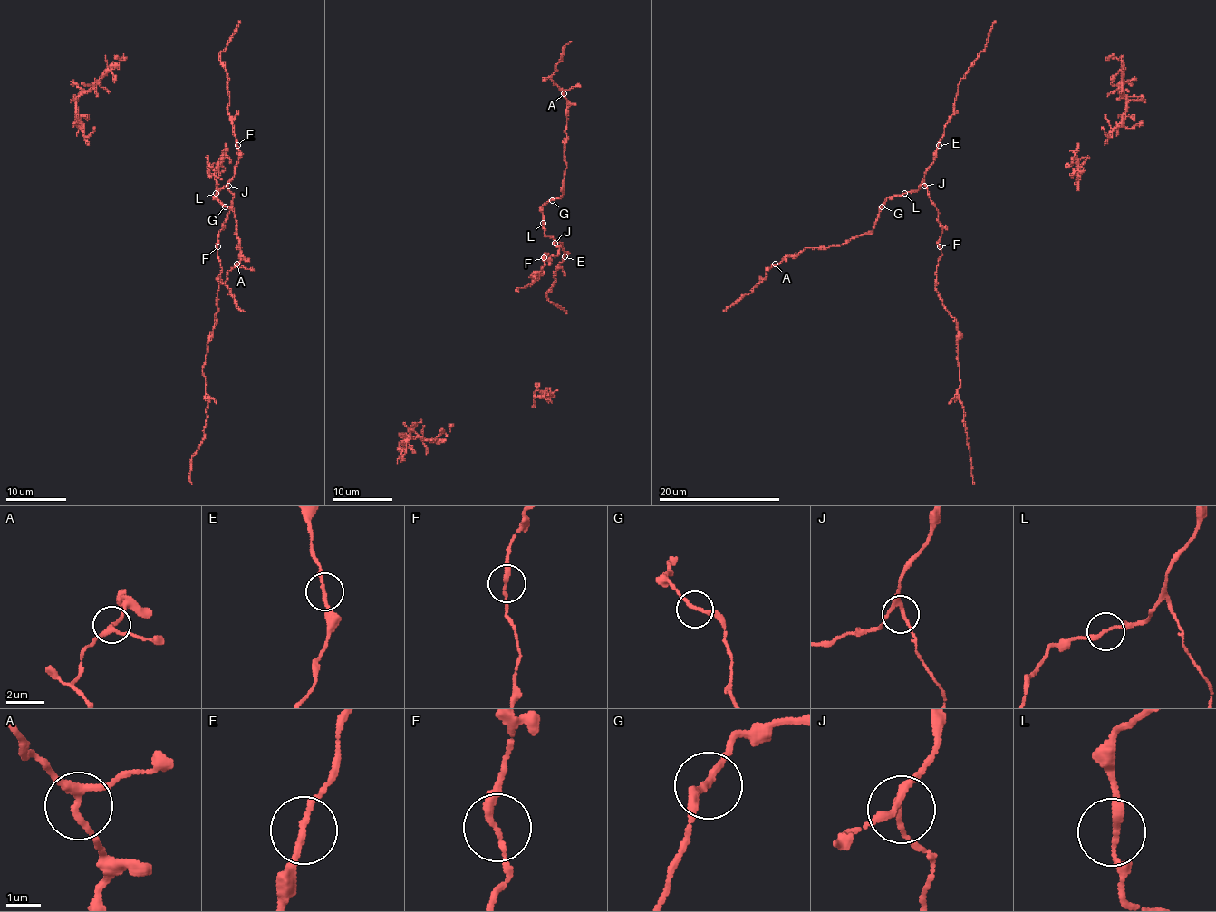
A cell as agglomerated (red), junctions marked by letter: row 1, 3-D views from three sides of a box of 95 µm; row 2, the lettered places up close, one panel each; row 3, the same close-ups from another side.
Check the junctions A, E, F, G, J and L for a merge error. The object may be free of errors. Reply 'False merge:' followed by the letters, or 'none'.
False merge: none

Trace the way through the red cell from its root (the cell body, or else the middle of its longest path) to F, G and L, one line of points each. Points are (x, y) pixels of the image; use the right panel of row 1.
F: (941, 138), (937, 157), (924, 175), (927, 195), (938, 211), (941, 228), (940, 246)
G: (941, 138), (937, 157), (918, 188), (890, 196), (882, 206)
L: (941, 138), (937, 157), (927, 169), (924, 179), (915, 192), (904, 193)

